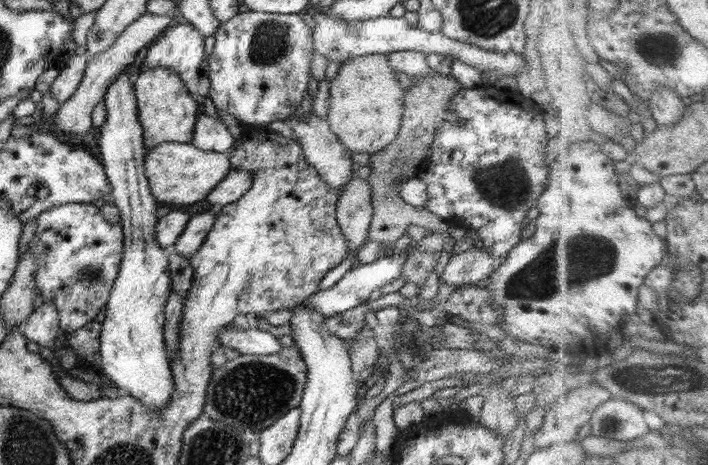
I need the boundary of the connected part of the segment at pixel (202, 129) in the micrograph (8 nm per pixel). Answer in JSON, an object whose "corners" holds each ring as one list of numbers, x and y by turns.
{"corners":[[204,113,197,115,191,144,205,152,228,154,235,146,235,139,220,119]]}

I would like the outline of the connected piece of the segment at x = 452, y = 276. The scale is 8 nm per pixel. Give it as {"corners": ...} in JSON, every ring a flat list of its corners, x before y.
{"corners":[[483,248,468,249,457,255,452,254,444,272,439,275,439,282,440,285,456,287,482,285,500,264,501,257,496,258]]}

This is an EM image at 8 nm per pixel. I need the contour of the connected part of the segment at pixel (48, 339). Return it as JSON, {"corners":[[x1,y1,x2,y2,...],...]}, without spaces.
{"corners":[[39,302,31,317,20,324,19,329,29,341,53,350,55,340,62,332,59,325,58,309,52,303]]}

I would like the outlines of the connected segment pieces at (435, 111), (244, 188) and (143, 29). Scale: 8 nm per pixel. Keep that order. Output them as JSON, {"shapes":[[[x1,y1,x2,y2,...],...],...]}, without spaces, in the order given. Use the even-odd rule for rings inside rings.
{"shapes":[[[437,69,429,76,415,76,413,84,405,90,405,103,402,118,402,127,396,139,383,152,370,156,371,173,367,177,372,190,373,217,369,228,370,240,395,246,396,240,407,233,410,224,423,226,449,236,453,229,451,224,436,216,427,209,416,208,404,202,400,197,400,186,408,182,409,178,417,176,418,168,425,162,429,154,428,148,433,145,434,137,441,123,444,110,449,107,451,96,462,86,449,74,448,70],[402,180,402,181,399,181]],[[231,170,226,178,212,190,206,201,211,206,219,206,221,209,232,202,236,203,250,189,252,176,244,170]],[[175,4,171,14,151,15,147,12,138,18,135,23,132,22,130,26,127,26,110,48,95,54,95,56,90,56,78,88,65,103,60,104,59,109,56,111,56,118,54,118,56,132,60,132,60,136,64,136,66,140,71,138,79,139,80,136,84,137,93,126,91,120,92,111,105,97,108,86,114,82,114,79,120,73,128,69,130,63,139,60,141,53,146,47,154,42,158,36,161,36,168,27,179,20,177,4]]]}

